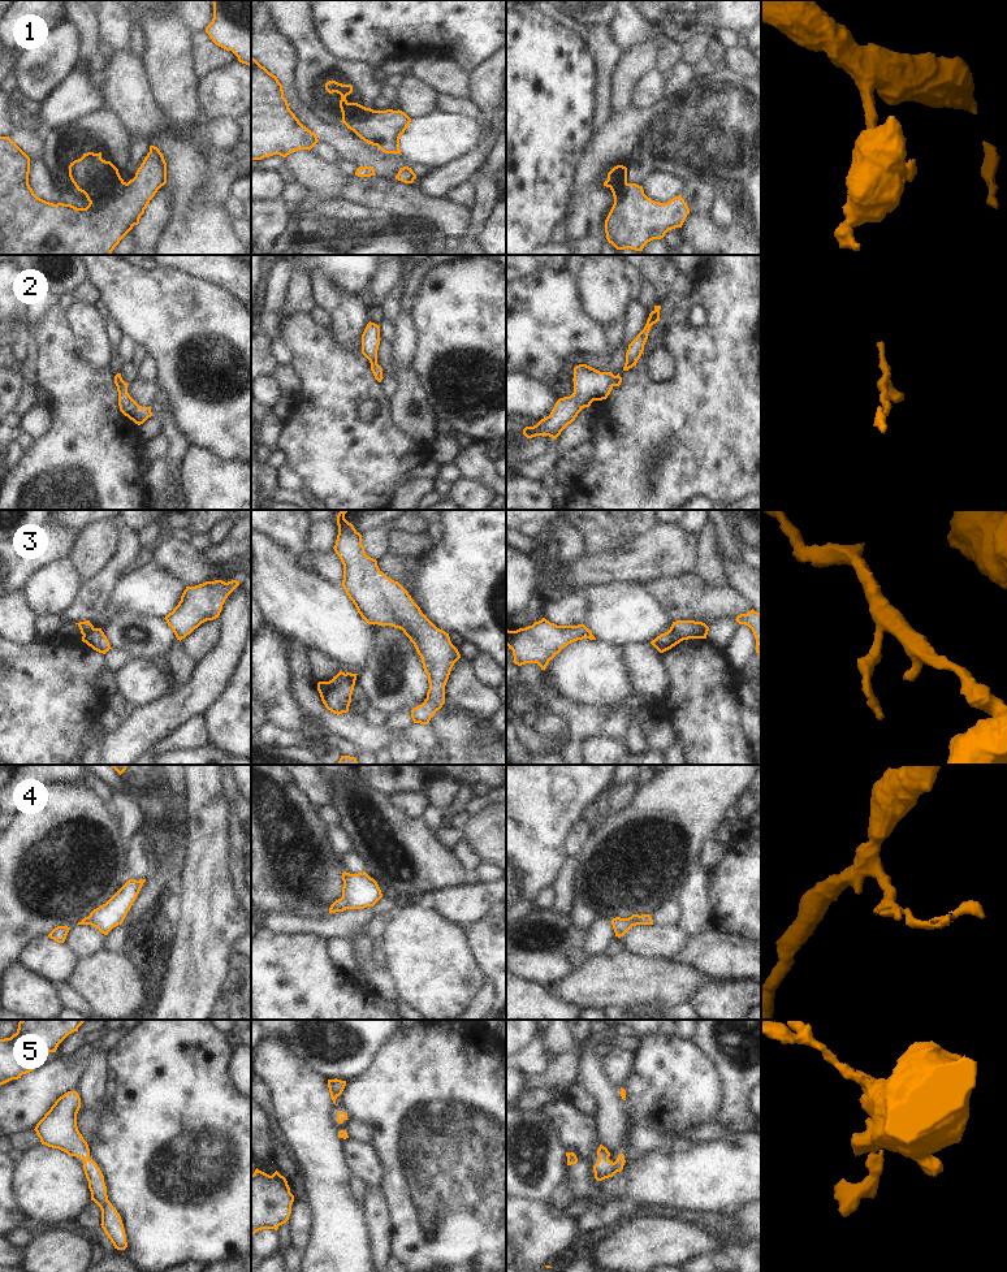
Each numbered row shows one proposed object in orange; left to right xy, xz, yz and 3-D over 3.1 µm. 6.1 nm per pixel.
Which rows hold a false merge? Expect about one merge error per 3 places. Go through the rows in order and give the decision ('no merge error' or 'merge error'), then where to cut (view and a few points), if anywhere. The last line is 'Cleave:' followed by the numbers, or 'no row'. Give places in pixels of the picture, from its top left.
1: merge error; cut xy (122, 181), (109, 199), (90, 203)
2: merge error; cut xz (376, 360), (371, 363)
3: merge error; cut yz (670, 628), (683, 639)
4: no merge error; cut none
5: no merge error; cut none
Cleave: 1, 2, 3

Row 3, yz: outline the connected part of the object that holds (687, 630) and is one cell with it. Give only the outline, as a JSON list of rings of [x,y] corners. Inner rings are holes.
[[[677,620],[673,622],[670,629],[678,632],[683,640],[688,640],[688,639],[706,639],[709,627],[703,622]]]

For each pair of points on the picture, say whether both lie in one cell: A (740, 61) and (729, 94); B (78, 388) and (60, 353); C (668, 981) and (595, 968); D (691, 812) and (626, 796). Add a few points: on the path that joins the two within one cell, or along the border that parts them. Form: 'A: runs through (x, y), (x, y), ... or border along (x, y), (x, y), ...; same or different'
A: border along (726, 68), (747, 77); different
B: runs through (69, 379), (60, 370), (60, 362); same
C: runs through (649, 980), (613, 980); same
D: border along (638, 791), (622, 810), (610, 813); different

